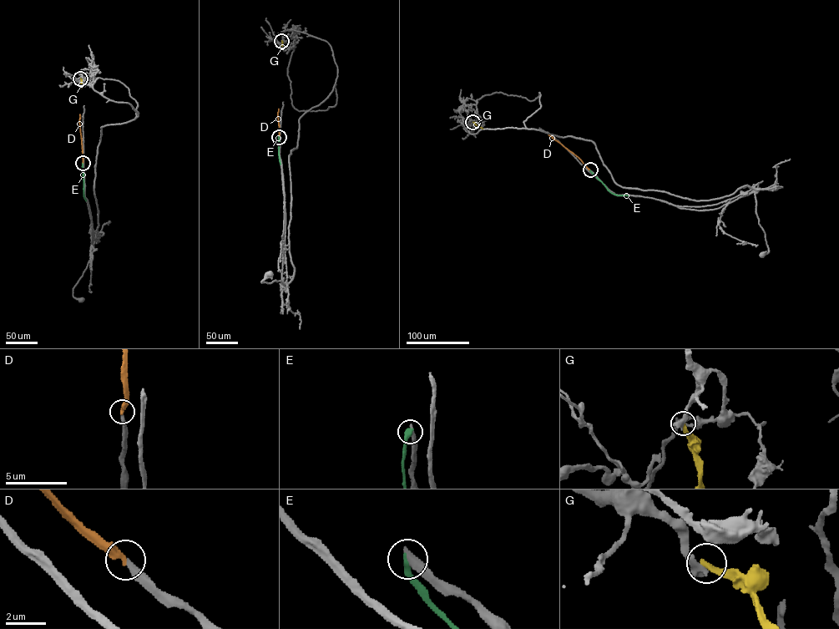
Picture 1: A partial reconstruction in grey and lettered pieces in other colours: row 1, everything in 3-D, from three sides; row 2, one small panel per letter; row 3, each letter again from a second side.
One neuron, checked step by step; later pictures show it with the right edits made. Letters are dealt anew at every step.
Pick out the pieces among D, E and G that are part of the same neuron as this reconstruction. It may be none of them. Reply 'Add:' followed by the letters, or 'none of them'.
Add: D

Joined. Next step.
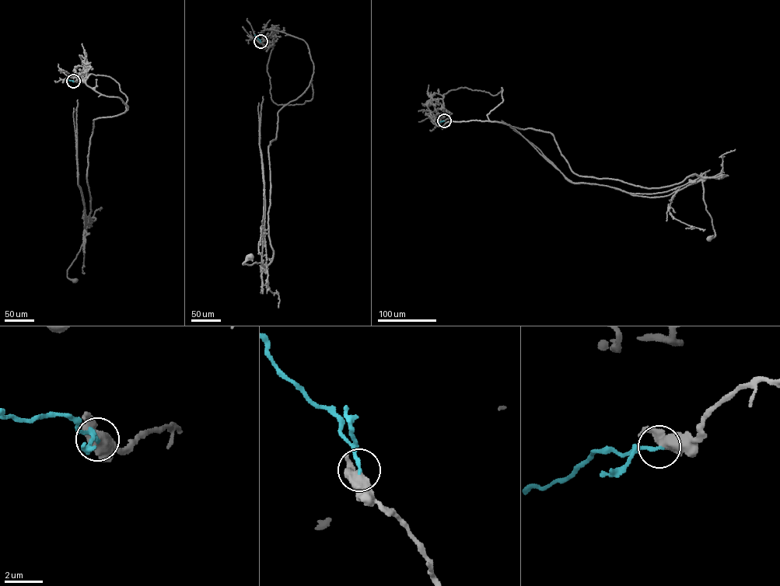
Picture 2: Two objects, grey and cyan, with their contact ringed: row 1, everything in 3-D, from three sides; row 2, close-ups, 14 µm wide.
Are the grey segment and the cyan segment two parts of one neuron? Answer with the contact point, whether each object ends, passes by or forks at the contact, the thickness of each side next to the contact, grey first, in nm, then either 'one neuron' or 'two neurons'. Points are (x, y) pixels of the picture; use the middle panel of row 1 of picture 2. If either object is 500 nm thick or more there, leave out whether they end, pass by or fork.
(260, 41) | grey passes by | cyan ends | 480/200 nm | one neuron

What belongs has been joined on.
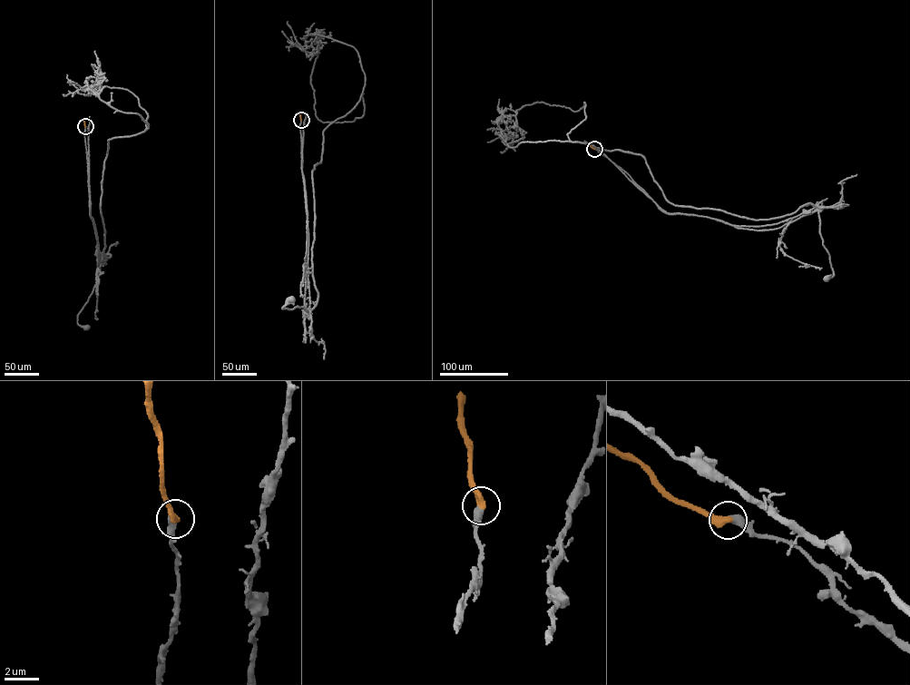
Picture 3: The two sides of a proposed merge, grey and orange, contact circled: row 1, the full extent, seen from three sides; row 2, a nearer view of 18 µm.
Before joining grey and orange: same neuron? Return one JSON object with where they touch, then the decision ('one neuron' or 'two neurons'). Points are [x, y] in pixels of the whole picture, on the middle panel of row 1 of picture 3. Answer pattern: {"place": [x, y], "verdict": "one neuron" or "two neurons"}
{"place": [301, 120], "verdict": "one neuron"}

